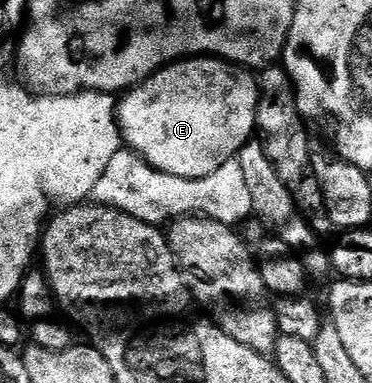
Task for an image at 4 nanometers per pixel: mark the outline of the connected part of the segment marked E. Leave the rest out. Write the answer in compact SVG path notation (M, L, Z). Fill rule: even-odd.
M182 59L166 65L164 69L157 70L153 76L139 85L134 85L120 98L116 114L122 142L137 156L143 158L152 169L158 169L167 175L175 175L183 179L203 179L219 171L219 167L223 167L238 156L237 152L248 143L249 137L251 141L257 128L257 83L252 76L248 77L245 73L248 72L244 68L234 67L230 62L220 59Z

